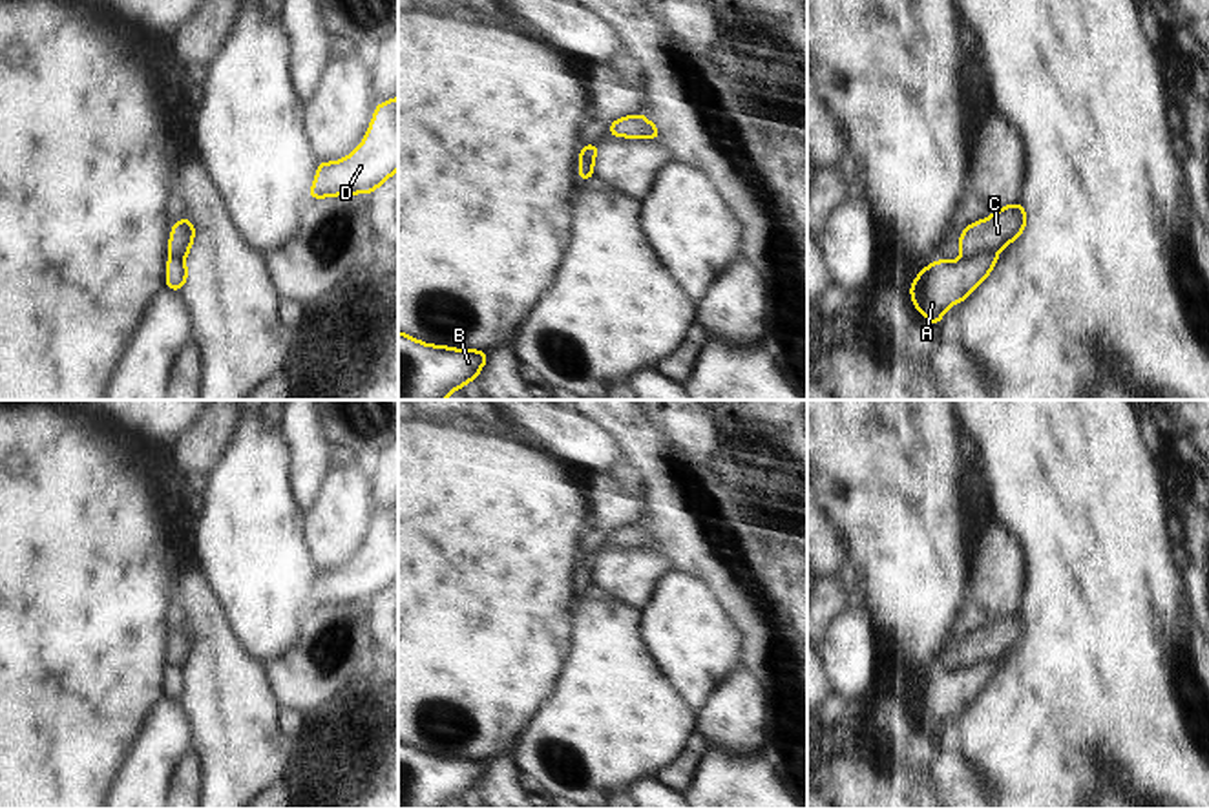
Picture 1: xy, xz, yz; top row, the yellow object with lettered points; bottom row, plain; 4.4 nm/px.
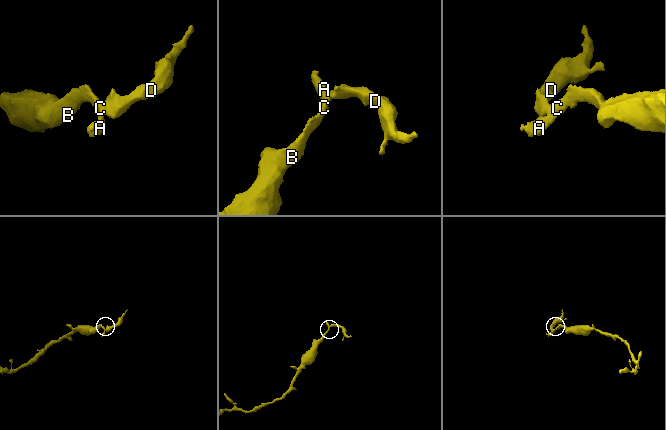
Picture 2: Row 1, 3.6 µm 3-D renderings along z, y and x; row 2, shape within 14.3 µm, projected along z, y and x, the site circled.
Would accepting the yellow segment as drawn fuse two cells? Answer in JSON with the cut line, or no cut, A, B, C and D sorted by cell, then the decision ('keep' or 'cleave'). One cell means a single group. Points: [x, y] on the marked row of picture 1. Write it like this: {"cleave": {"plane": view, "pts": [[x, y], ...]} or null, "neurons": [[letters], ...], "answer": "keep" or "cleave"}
{"cleave": {"plane": "yz", "pts": [[996, 252], [961, 258]]}, "neurons": [["A"], ["B", "C", "D"]], "answer": "cleave"}

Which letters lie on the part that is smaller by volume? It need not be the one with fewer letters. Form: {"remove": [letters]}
{"remove": ["A"]}

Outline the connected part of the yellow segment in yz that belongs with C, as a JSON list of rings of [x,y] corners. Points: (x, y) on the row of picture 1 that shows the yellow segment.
[[[1019,203],[993,210],[988,219],[968,225],[959,237],[961,257],[999,254],[1008,243],[1015,241],[1025,226],[1026,214]]]

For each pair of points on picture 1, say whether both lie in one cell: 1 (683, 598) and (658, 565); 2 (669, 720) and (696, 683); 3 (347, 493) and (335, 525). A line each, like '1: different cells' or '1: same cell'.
1: different cells
2: different cells
3: same cell

